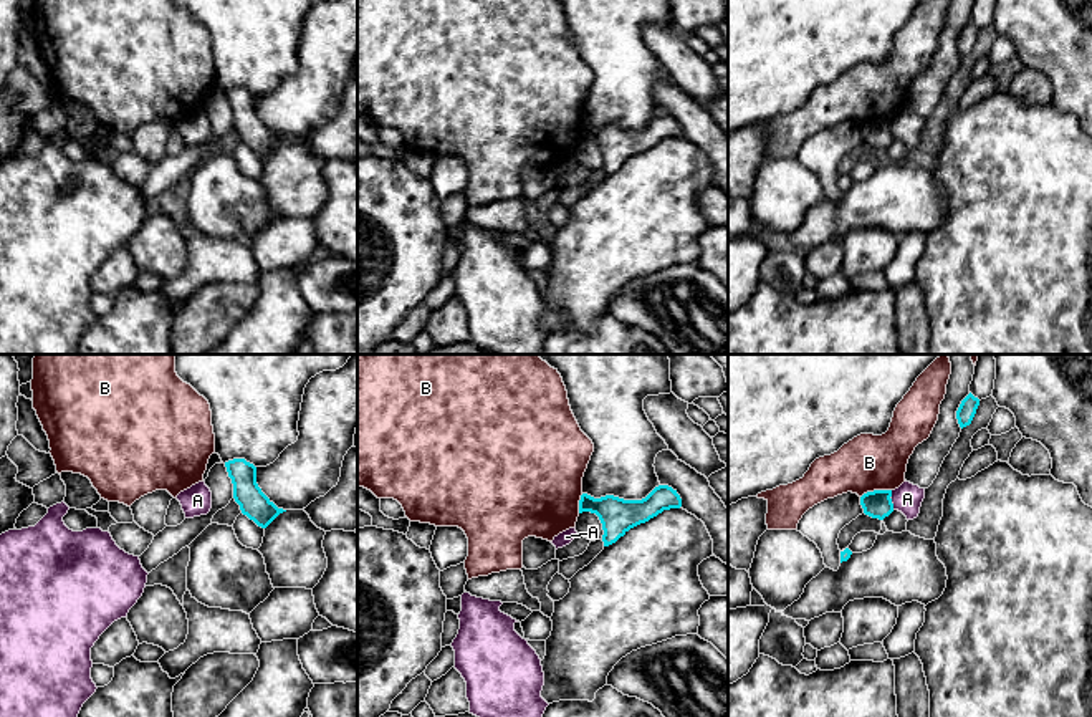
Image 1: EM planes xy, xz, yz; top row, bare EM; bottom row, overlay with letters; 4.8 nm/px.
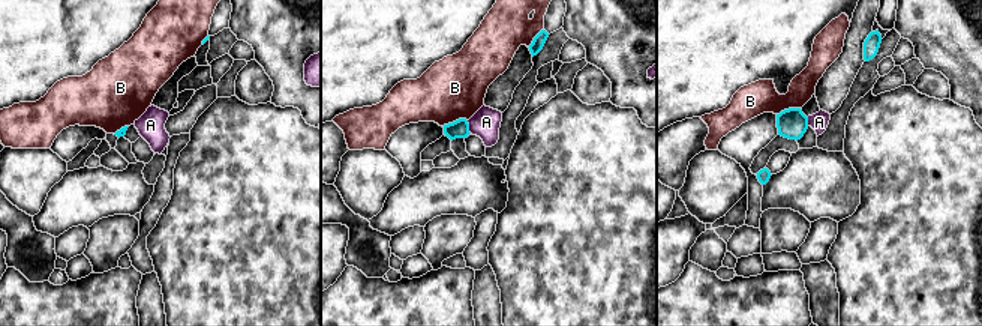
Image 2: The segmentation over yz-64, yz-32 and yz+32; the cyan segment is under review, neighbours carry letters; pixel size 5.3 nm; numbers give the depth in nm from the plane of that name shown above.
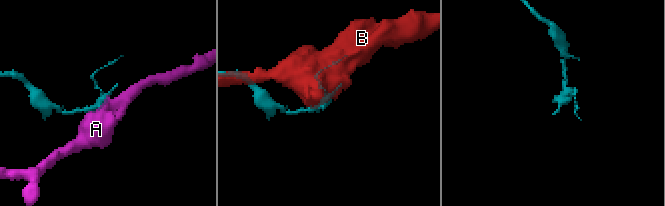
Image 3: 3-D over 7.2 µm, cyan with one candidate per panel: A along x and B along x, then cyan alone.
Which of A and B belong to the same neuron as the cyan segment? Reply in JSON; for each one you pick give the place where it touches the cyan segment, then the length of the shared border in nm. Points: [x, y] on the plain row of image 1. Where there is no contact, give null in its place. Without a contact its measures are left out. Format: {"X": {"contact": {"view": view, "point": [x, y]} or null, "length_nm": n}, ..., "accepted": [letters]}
{"accepted": []}

